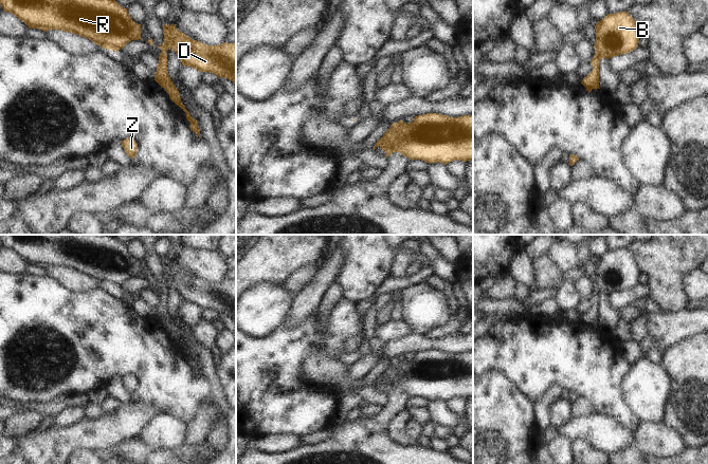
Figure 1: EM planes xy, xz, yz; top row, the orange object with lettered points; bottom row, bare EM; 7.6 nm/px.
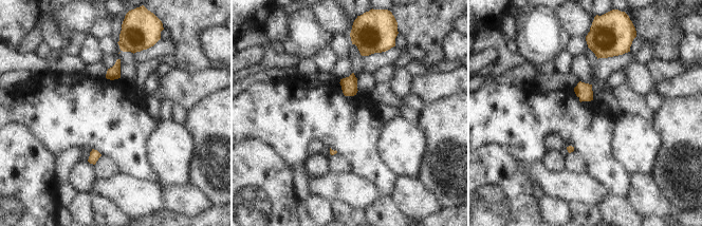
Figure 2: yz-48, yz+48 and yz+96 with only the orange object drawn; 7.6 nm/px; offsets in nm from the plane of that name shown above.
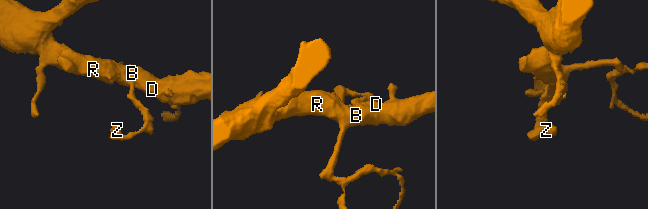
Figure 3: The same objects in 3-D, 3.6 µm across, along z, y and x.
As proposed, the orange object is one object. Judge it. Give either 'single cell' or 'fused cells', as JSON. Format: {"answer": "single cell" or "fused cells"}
{"answer": "fused cells"}

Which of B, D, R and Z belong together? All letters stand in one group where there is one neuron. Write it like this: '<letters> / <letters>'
B D R / Z

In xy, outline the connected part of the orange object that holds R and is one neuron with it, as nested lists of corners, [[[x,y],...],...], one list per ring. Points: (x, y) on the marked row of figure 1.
[[[0,0],[0,4],[4,12],[18,17],[29,29],[73,33],[115,53],[131,40],[141,39],[141,24],[135,23],[127,8],[115,0]]]

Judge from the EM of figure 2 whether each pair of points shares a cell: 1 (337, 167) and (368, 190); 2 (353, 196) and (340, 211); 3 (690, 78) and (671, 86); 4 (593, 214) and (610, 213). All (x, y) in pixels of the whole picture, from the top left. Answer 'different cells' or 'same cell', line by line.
1: different cells
2: different cells
3: same cell
4: different cells

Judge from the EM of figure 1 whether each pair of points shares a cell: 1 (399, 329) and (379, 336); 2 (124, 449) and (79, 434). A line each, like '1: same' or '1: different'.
1: same
2: different

